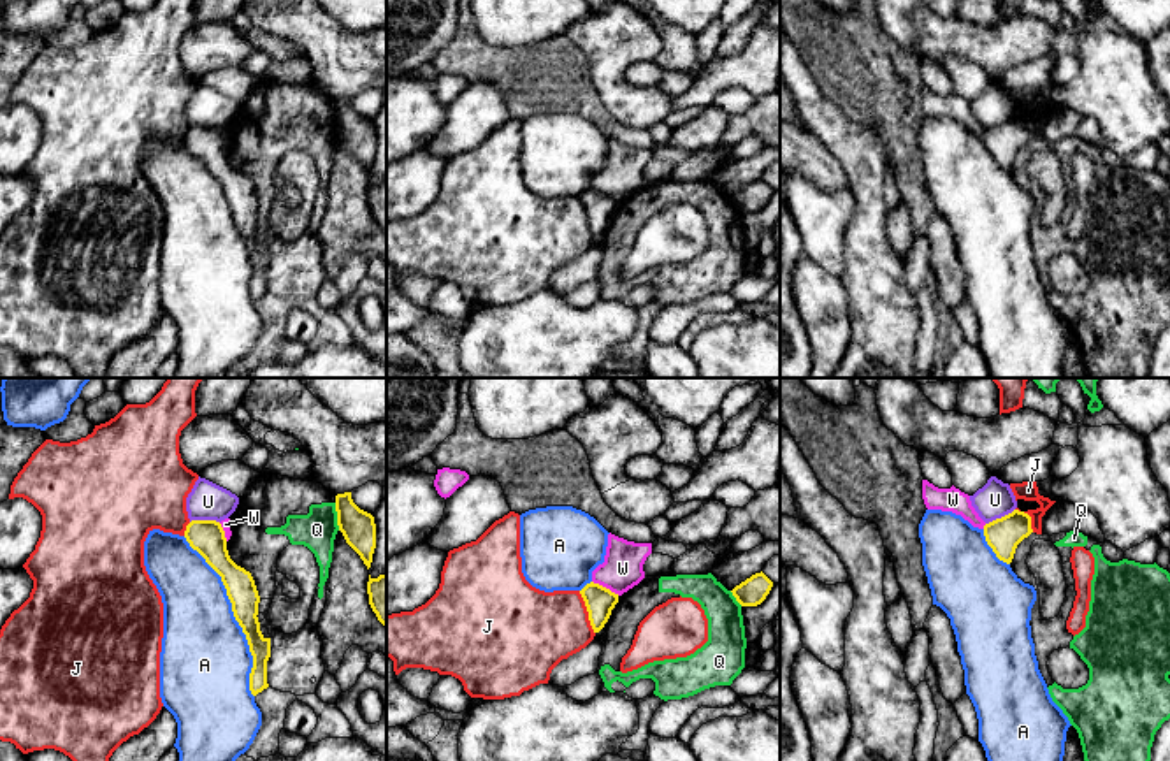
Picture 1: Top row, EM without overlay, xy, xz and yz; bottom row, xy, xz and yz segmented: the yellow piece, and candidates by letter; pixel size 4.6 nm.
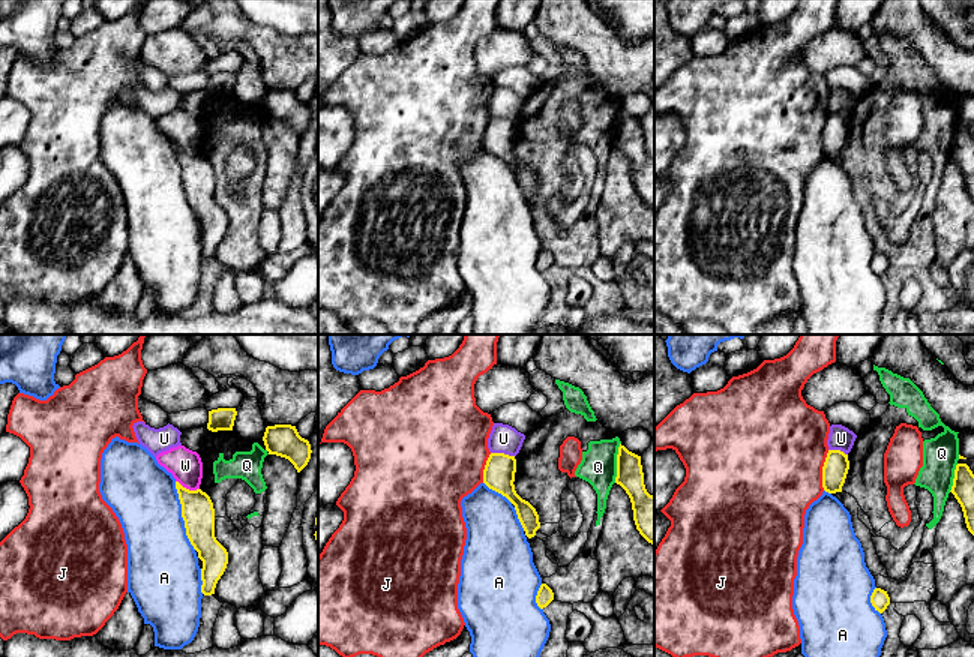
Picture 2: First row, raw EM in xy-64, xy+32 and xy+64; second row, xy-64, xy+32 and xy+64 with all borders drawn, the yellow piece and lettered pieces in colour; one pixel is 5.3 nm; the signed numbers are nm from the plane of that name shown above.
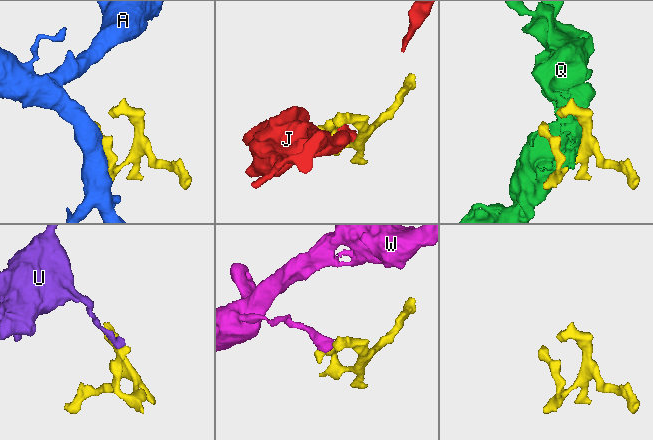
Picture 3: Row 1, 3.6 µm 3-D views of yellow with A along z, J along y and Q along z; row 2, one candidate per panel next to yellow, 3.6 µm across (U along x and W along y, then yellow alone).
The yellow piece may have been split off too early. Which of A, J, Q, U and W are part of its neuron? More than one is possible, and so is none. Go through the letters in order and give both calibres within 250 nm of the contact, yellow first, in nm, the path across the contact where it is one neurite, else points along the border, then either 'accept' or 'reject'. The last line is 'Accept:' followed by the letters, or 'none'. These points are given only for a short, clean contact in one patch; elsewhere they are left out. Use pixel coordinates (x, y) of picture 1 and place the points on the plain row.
A: calibres 140 and 420 nm; reject
J: calibres 140 and 360 nm; border xz (578, 197), (594, 239); reject
Q: calibres 160 and 170 nm; reject
U: calibres 160 and 180 nm; border xy (218, 127), (190, 129); reject
W: calibres 140 and 190 nm; border xz (592, 187), (619, 201); reject
Accept: none

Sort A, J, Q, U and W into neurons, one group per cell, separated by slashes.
A / J / Q / U / W

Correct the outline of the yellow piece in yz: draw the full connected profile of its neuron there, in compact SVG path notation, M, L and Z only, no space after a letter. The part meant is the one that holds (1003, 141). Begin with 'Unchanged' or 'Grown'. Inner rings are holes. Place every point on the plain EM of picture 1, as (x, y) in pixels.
Unchanged. M1019 116L984 132L987 151L1007 170L1012 169L1017 151L1031 139L1031 123Z

